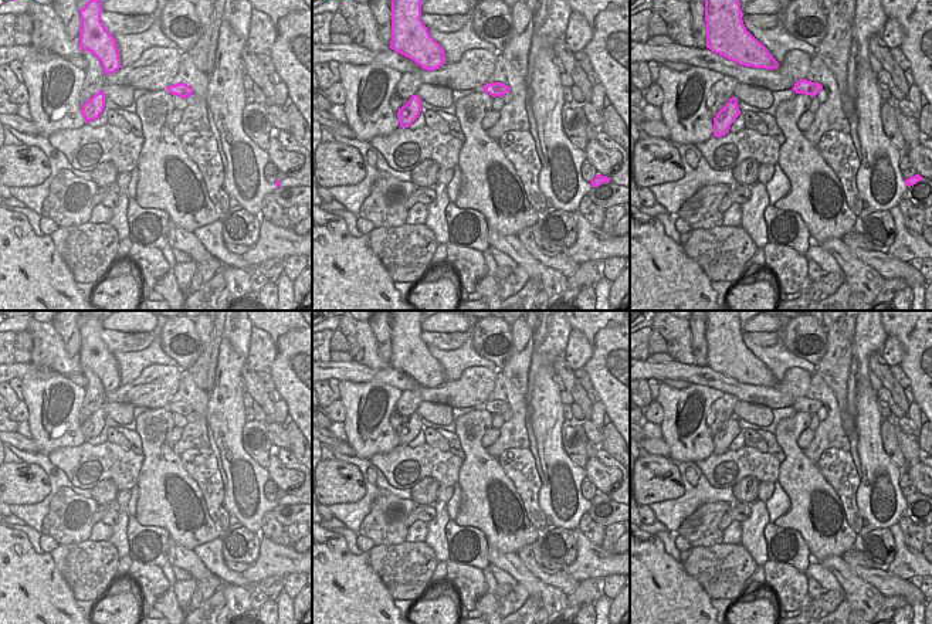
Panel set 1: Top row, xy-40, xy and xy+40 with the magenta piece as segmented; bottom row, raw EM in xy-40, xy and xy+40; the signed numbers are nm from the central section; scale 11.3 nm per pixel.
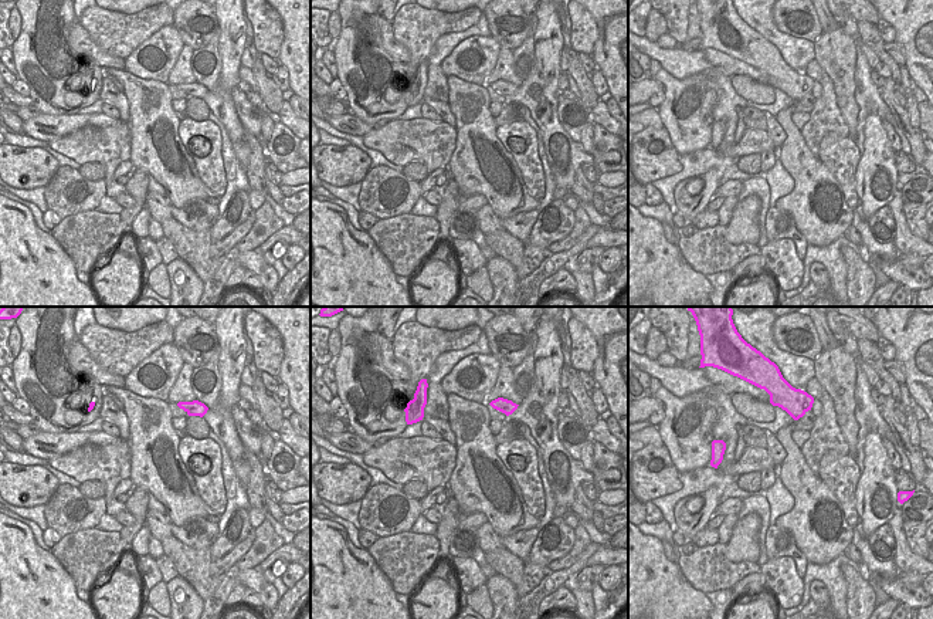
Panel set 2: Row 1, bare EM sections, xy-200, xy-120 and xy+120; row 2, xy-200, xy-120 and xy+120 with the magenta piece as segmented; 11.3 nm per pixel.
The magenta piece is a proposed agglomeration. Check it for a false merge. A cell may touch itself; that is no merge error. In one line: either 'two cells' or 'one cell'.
one cell

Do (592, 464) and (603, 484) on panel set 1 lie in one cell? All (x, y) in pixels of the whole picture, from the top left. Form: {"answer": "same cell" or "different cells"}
{"answer": "same cell"}

